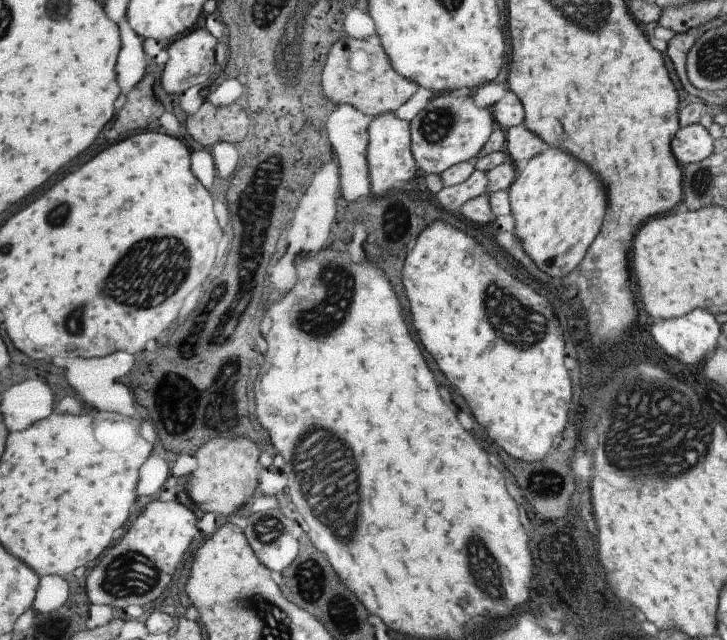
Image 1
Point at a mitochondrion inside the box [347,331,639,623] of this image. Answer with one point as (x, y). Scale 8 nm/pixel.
(479, 568)

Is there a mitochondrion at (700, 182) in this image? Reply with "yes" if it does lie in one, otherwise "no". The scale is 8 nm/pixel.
yes

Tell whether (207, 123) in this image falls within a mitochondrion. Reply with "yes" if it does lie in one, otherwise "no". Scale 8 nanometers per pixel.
no

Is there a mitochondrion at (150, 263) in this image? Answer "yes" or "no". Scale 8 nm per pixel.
yes

